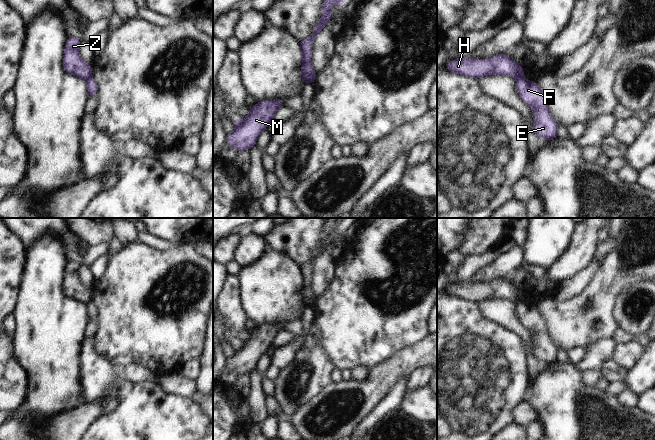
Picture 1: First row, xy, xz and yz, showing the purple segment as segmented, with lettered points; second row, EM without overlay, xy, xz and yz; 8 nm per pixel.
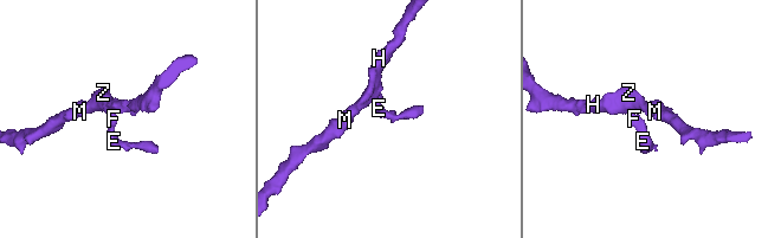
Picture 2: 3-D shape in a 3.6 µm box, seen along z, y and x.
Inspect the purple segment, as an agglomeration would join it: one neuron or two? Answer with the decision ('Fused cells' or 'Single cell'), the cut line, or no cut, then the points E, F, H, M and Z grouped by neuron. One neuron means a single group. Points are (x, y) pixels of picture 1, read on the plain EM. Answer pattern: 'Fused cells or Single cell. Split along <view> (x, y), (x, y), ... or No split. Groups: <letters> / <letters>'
Fused cells. Split along yz (522, 300), (516, 303). Groups: E F / H M Z

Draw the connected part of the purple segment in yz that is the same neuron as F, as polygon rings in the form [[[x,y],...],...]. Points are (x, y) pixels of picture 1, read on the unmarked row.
[[[520,301],[517,303],[516,312],[520,322],[535,338],[534,355],[545,364],[557,362],[558,348],[550,339],[546,320],[538,307]]]

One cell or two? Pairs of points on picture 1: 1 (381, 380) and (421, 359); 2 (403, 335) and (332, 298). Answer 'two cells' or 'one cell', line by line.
1: one cell
2: one cell

